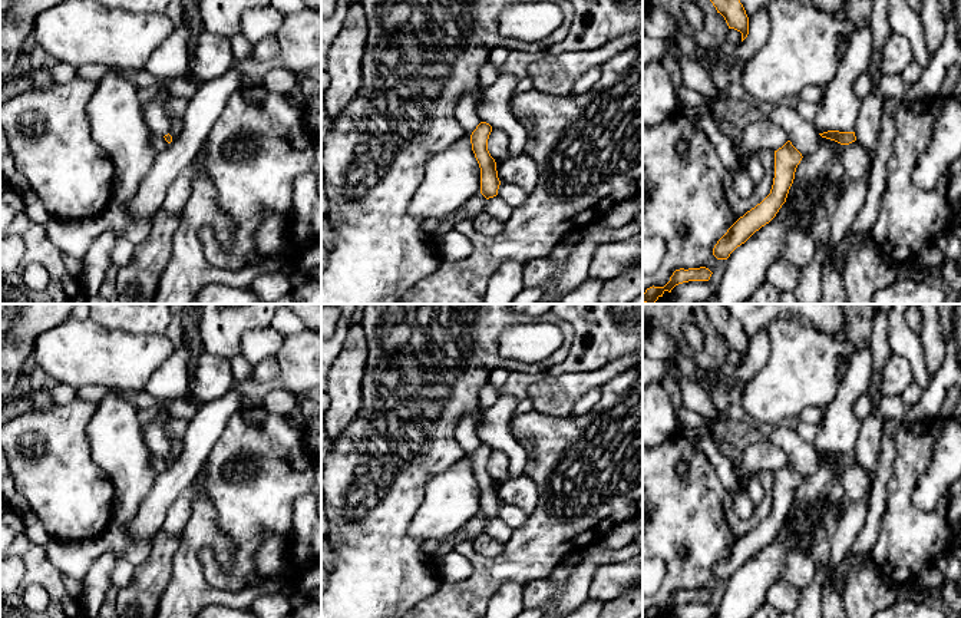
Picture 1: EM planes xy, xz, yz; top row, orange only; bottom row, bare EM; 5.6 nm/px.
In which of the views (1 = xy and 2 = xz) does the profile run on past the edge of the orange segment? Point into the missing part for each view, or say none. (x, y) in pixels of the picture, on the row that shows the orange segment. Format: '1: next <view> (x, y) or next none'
1: next none
2: next none

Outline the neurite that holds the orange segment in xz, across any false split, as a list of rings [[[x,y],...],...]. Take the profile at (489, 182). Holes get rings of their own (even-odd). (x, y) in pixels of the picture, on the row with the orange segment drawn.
[[[480,122],[470,135],[472,151],[480,168],[480,194],[486,199],[496,196],[501,185],[496,162],[488,151],[491,132],[492,126],[486,122]]]

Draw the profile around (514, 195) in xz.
[[[501,182],[498,196],[503,199],[506,204],[509,204],[512,208],[516,208],[526,201],[529,194],[518,185]]]

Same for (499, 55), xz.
[[[498,46],[491,50],[489,62],[499,70],[506,65],[511,50],[502,46]]]

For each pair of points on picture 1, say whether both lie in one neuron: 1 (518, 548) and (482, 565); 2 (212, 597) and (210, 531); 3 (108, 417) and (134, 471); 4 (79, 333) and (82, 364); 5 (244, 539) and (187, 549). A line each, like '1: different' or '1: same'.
1: same
2: same
3: same
4: same
5: different

